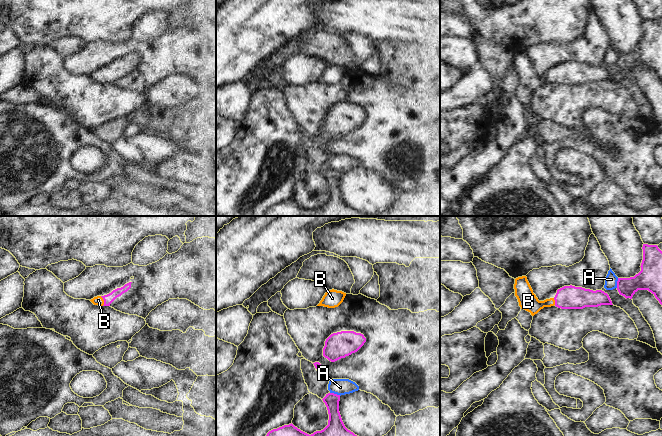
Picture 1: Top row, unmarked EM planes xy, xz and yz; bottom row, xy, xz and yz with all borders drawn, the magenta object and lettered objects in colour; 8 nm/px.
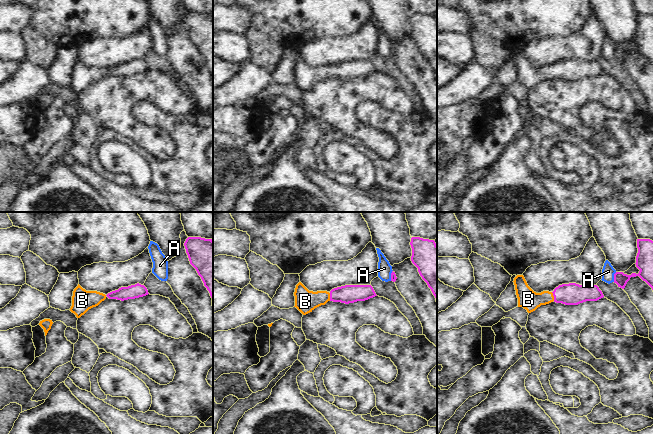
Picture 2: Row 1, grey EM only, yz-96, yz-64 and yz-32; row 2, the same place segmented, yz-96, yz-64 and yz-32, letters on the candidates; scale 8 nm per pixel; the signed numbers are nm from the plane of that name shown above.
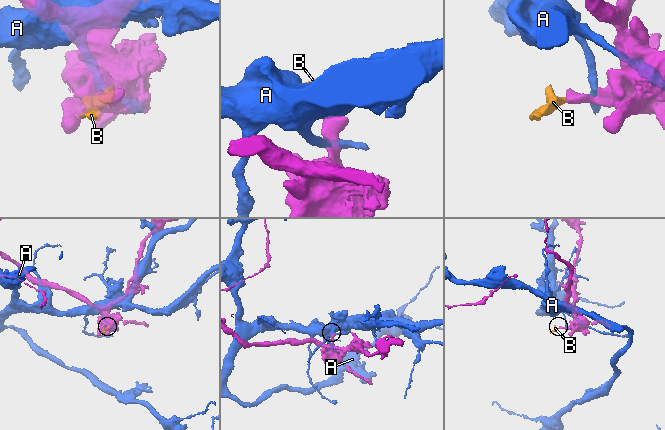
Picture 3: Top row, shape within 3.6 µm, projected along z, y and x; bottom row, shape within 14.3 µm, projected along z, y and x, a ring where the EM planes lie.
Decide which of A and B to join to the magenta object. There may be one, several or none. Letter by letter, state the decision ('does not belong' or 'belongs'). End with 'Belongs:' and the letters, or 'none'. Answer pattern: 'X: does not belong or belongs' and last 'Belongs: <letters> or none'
A: does not belong
B: belongs
Belongs: B

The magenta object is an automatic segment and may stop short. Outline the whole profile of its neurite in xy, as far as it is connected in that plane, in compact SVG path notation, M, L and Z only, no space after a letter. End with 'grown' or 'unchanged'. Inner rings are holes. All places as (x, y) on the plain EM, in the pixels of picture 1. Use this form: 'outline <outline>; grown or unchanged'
outline M129 58L129 59L125 60L123 63L121 63L121 64L117 64L117 65L113 66L111 69L109 69L107 71L94 73L90 77L94 81L98 81L98 82L110 82L110 80L117 73L121 72L123 69L127 68L131 64L131 59L132 58Z; grown

